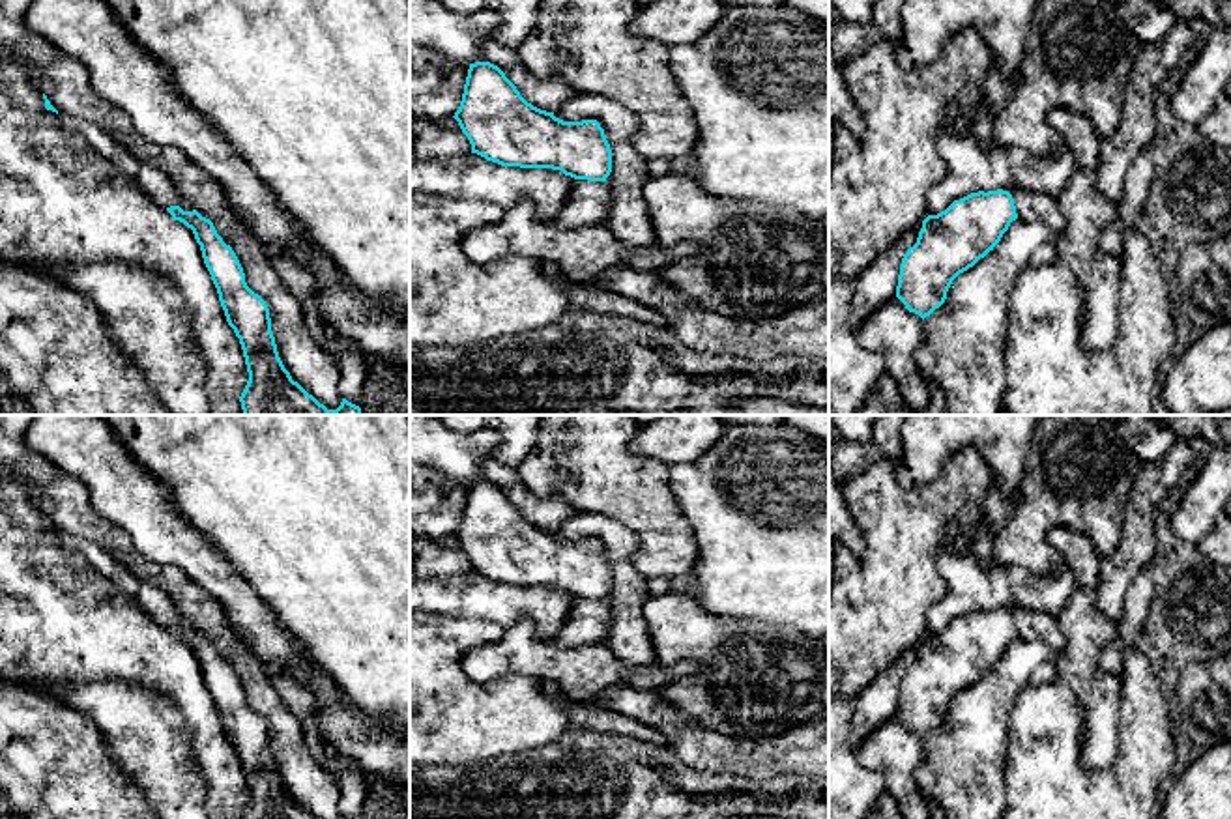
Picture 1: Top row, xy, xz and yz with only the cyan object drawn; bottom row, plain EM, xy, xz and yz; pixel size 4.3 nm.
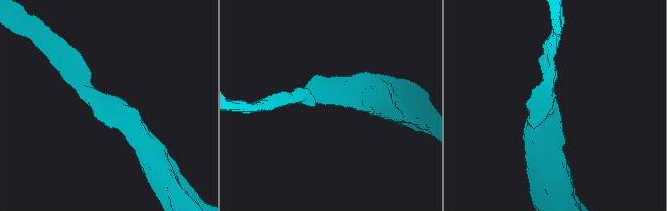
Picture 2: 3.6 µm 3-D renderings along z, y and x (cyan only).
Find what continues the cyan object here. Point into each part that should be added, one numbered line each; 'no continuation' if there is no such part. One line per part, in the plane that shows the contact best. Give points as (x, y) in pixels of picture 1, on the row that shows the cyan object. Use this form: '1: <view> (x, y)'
no continuation

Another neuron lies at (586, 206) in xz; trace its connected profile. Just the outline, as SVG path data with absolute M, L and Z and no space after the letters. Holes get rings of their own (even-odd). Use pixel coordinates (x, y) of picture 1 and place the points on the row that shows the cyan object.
M574 180L561 213L550 224L563 232L582 226L601 226L610 209L610 200L612 187L608 181Z

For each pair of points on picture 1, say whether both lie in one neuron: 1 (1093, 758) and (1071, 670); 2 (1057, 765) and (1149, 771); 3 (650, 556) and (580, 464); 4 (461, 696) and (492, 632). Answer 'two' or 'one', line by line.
1: one
2: one
3: one
4: one

